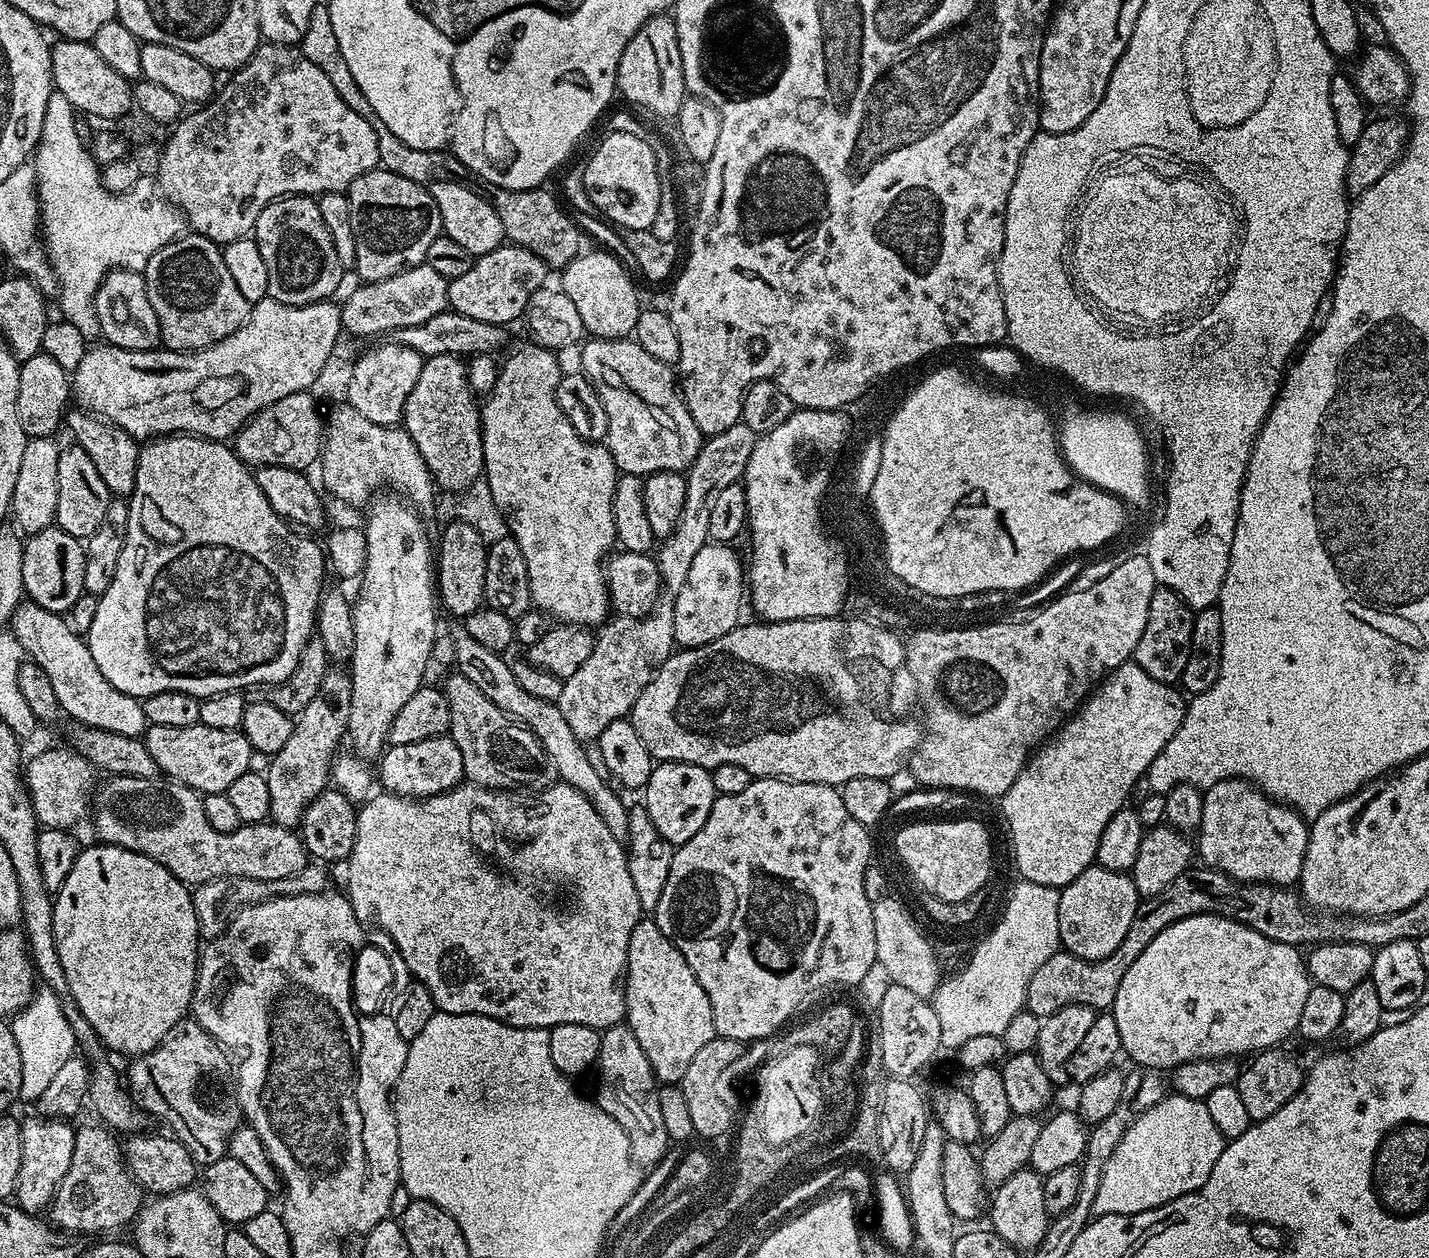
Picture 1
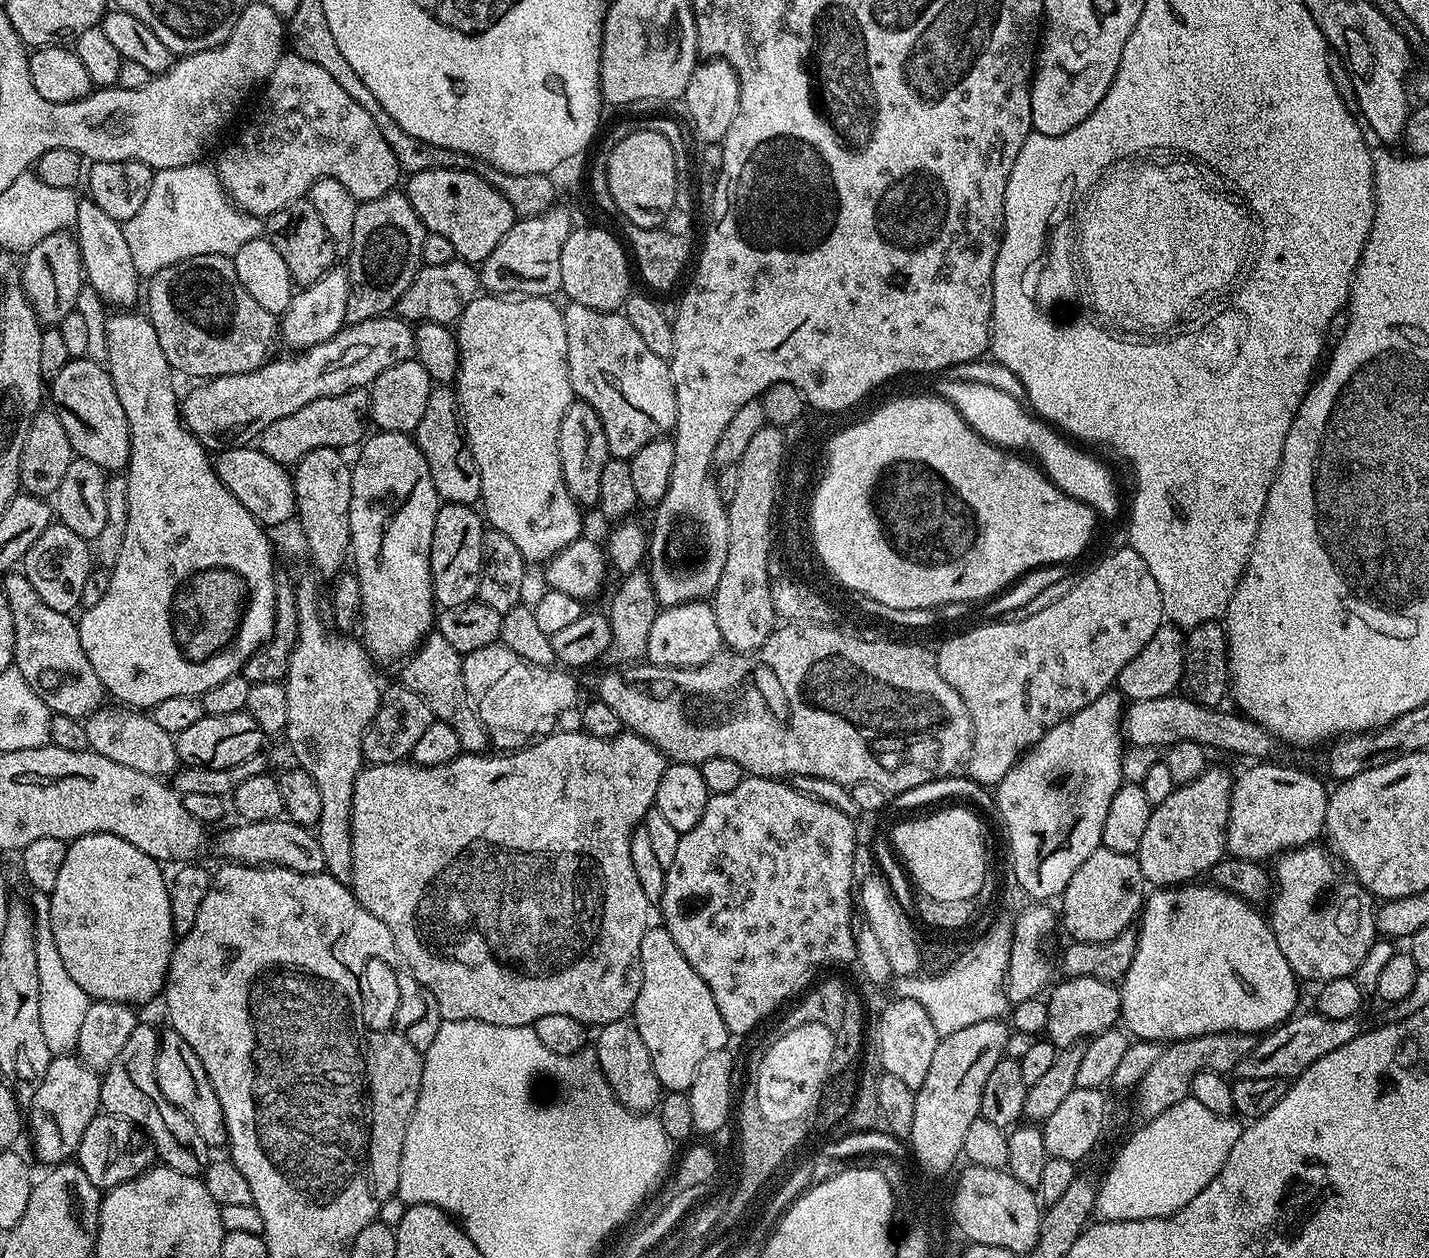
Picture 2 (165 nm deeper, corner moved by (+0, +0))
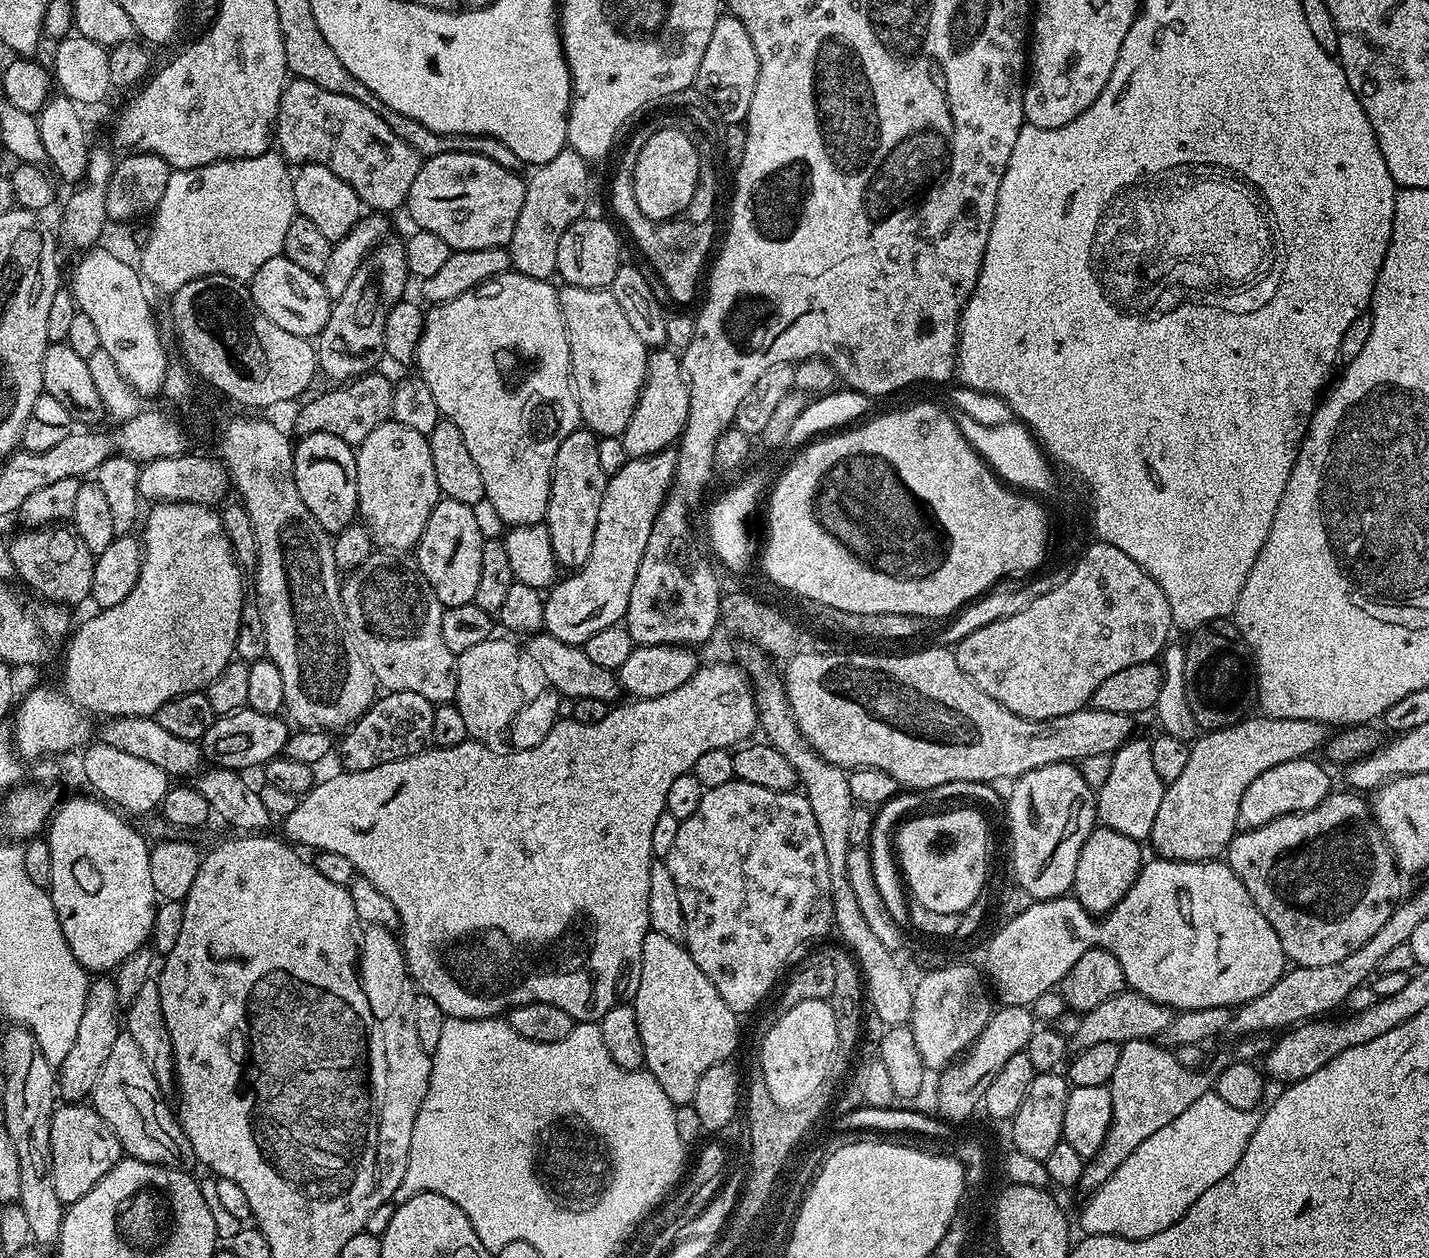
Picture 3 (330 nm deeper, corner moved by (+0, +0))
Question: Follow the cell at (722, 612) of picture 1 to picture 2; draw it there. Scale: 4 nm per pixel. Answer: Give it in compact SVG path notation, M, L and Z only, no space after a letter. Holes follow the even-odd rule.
M691 600L673 608L661 607L650 626L650 638L644 651L647 663L657 664L663 668L697 668L700 664L710 662L716 653L721 651L722 641L718 630L718 618L714 618L714 610L708 600Z

